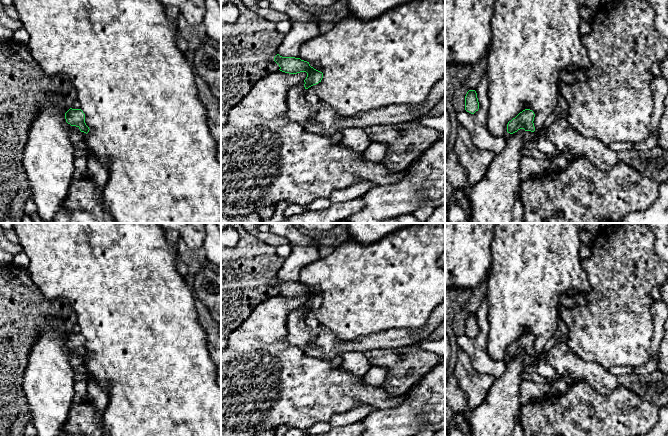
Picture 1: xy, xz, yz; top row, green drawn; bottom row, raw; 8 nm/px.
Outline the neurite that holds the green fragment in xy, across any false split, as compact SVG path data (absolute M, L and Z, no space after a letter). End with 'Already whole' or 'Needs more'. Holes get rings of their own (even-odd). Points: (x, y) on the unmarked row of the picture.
M70 332L65 337L64 344L71 353L71 364L74 368L86 363L90 353L85 347L85 338L81 333Z. Needs more

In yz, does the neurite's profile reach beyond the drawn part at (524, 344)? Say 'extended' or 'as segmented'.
extended

